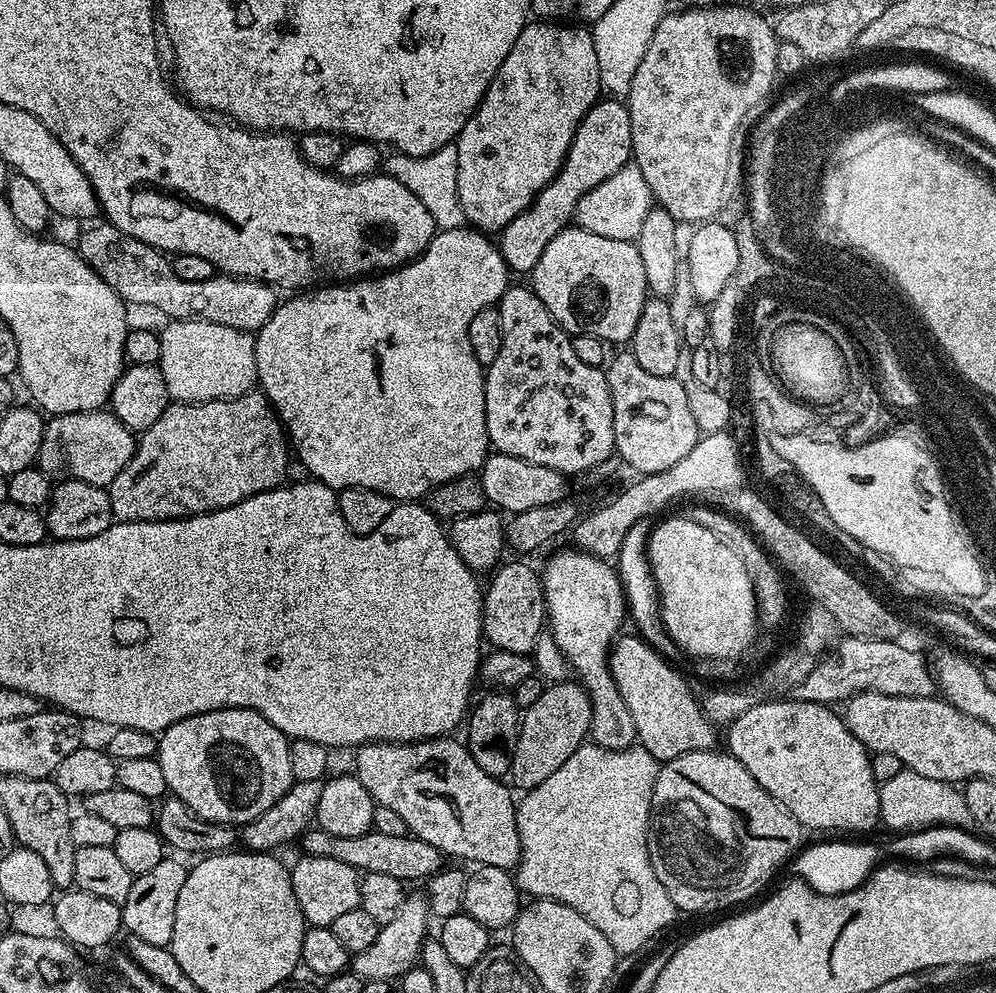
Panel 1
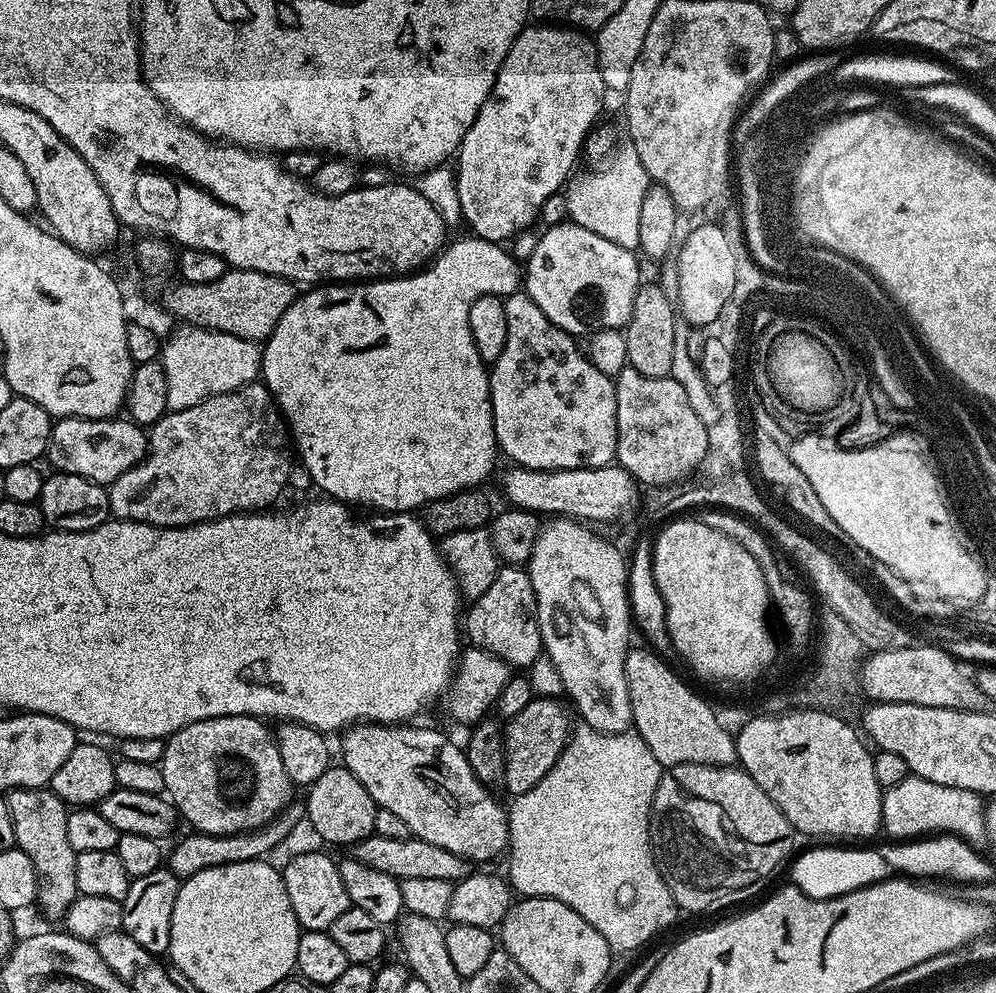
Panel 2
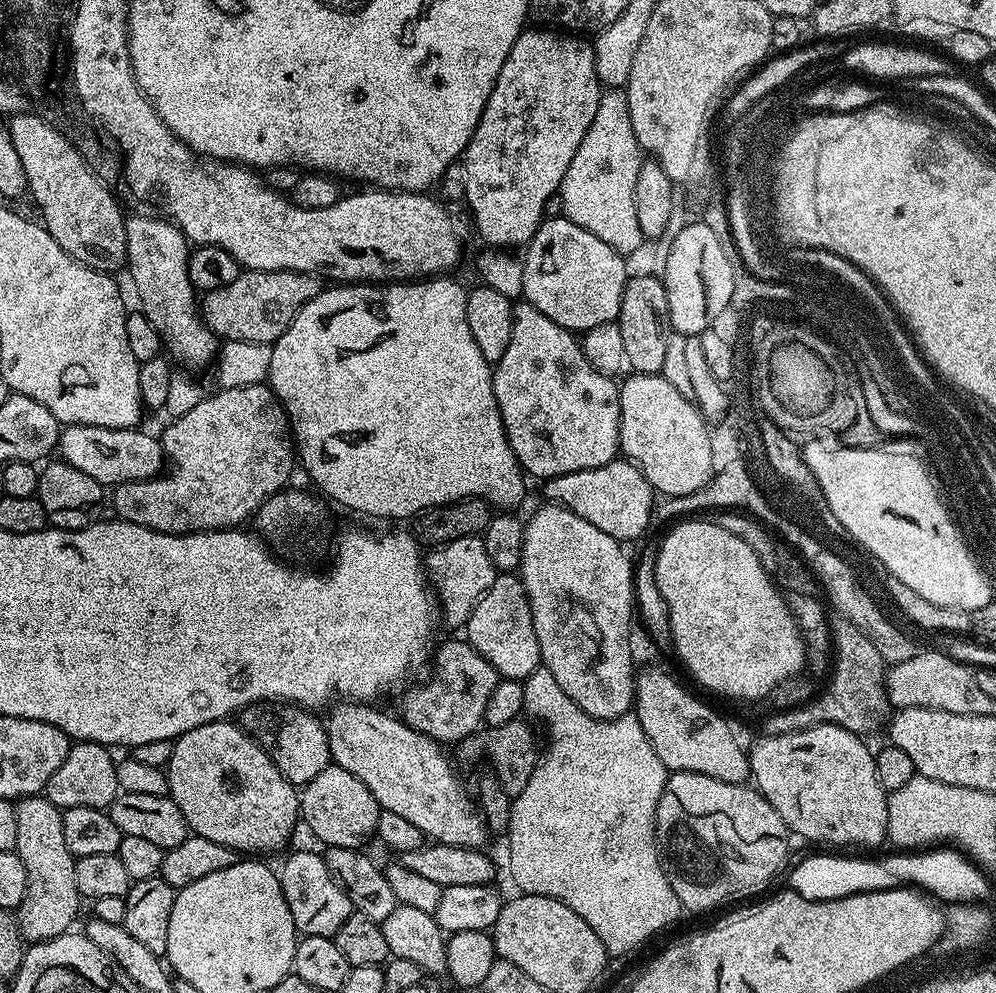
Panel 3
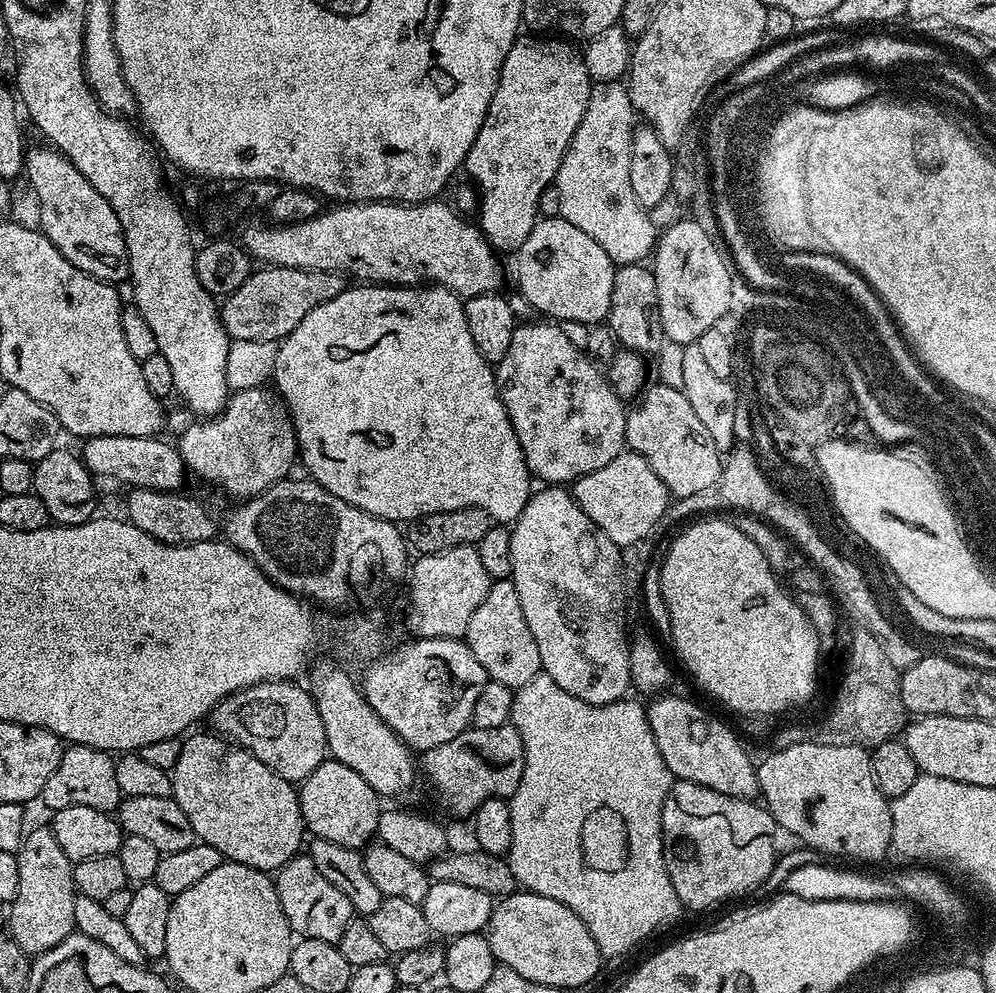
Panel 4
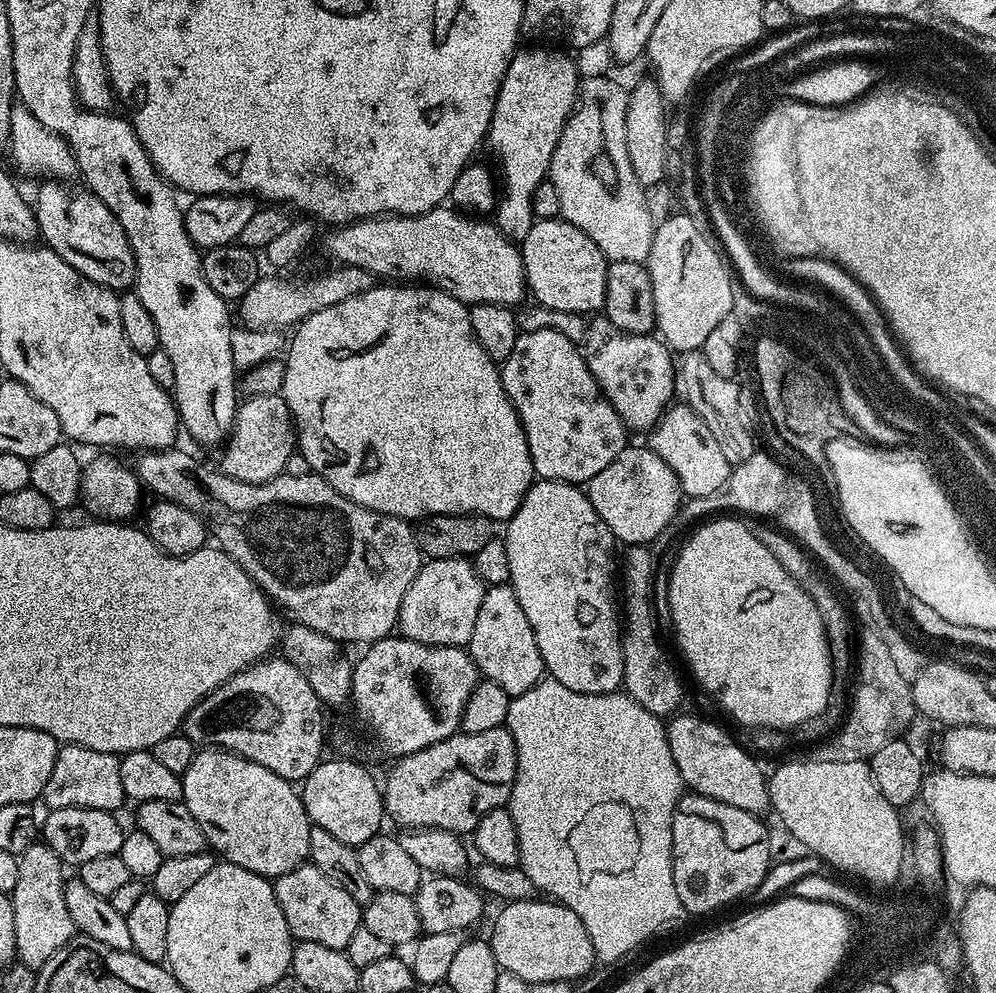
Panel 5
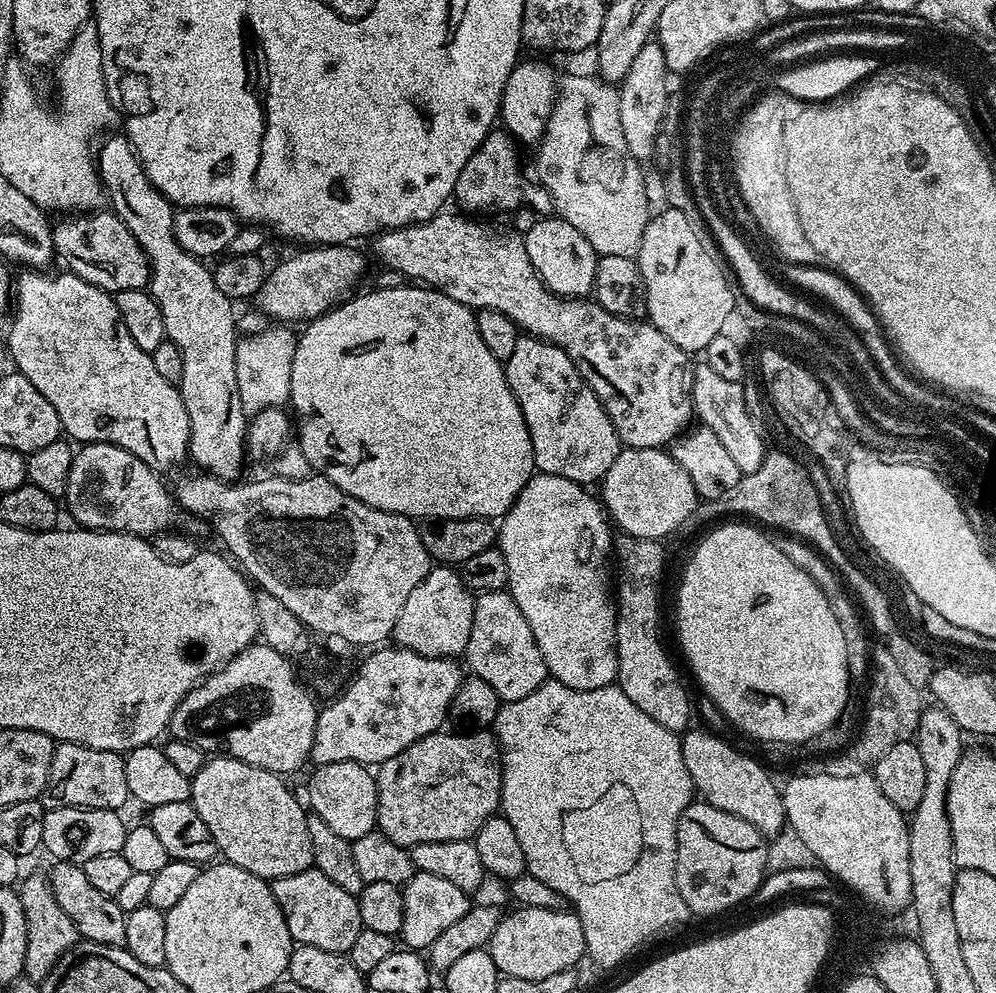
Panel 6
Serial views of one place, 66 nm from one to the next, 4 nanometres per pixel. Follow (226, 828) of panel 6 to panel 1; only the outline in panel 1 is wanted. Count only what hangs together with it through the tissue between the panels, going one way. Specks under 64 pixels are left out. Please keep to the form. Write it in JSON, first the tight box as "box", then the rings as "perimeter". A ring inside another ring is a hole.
{"box":[155,708,292,826],"perimeter":[[[223,708],[182,718],[159,733],[155,758],[162,766],[168,792],[181,800],[194,815],[210,823],[243,826],[266,814],[278,798],[291,790],[292,744],[274,722],[249,708]]]}

